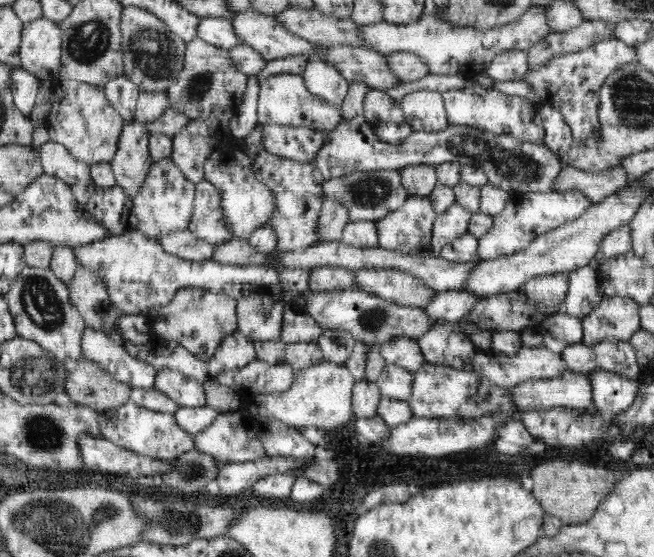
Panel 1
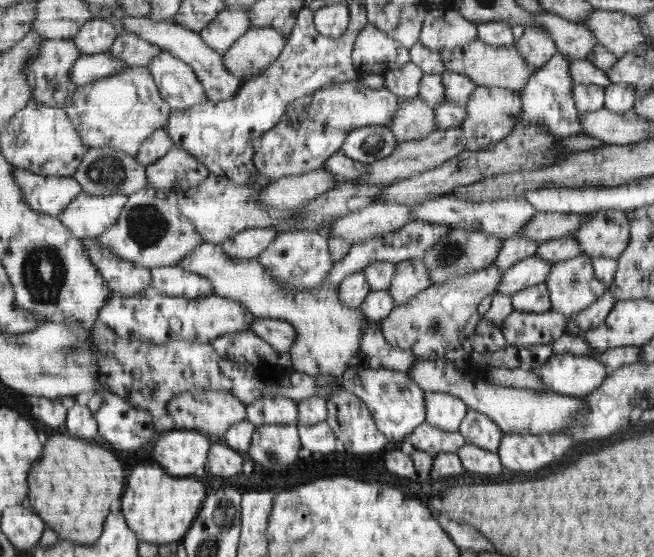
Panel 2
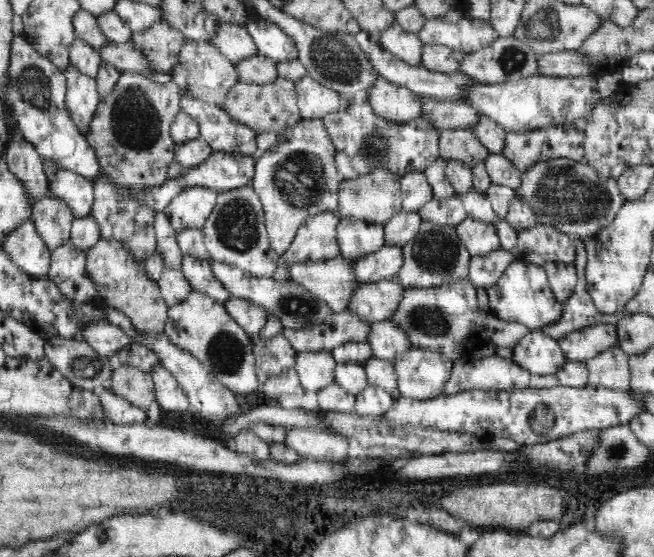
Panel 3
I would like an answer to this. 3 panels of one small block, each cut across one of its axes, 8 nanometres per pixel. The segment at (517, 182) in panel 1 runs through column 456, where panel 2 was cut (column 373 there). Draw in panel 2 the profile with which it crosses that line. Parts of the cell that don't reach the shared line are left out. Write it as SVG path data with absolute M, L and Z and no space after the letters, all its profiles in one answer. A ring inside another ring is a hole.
M384 125L354 129L341 146L344 154L361 164L372 164L386 158L397 148L397 137Z

